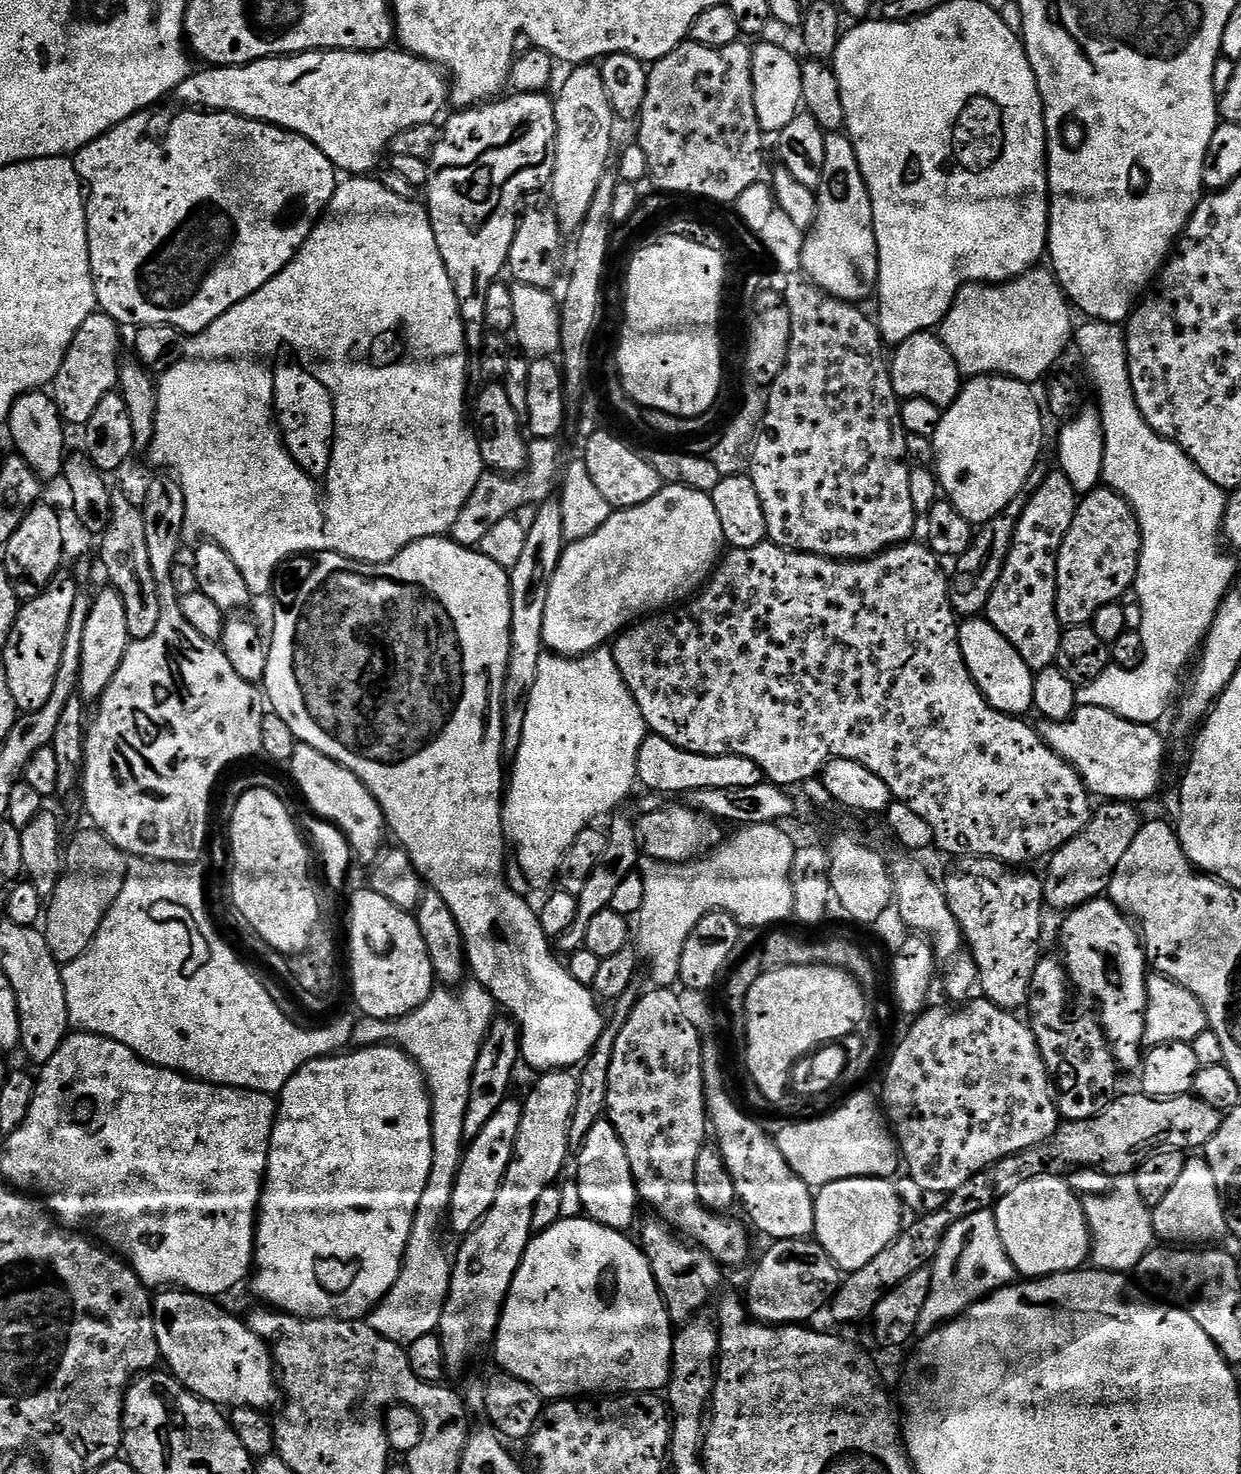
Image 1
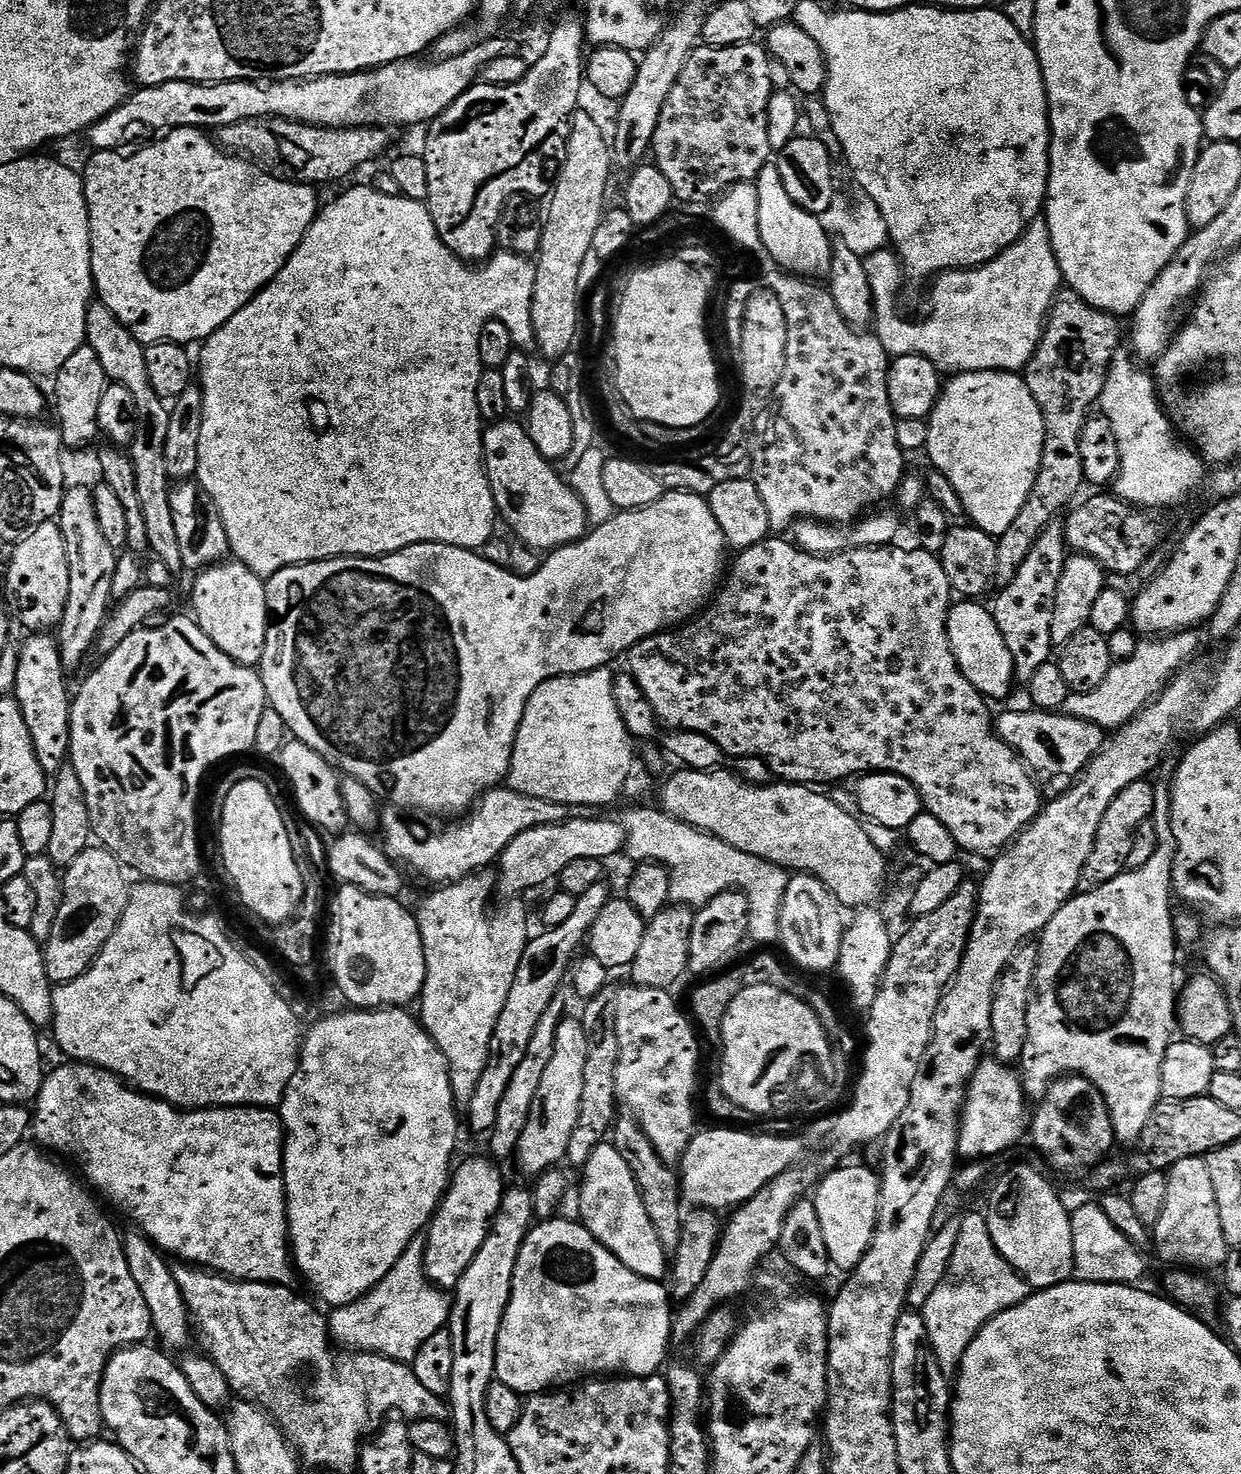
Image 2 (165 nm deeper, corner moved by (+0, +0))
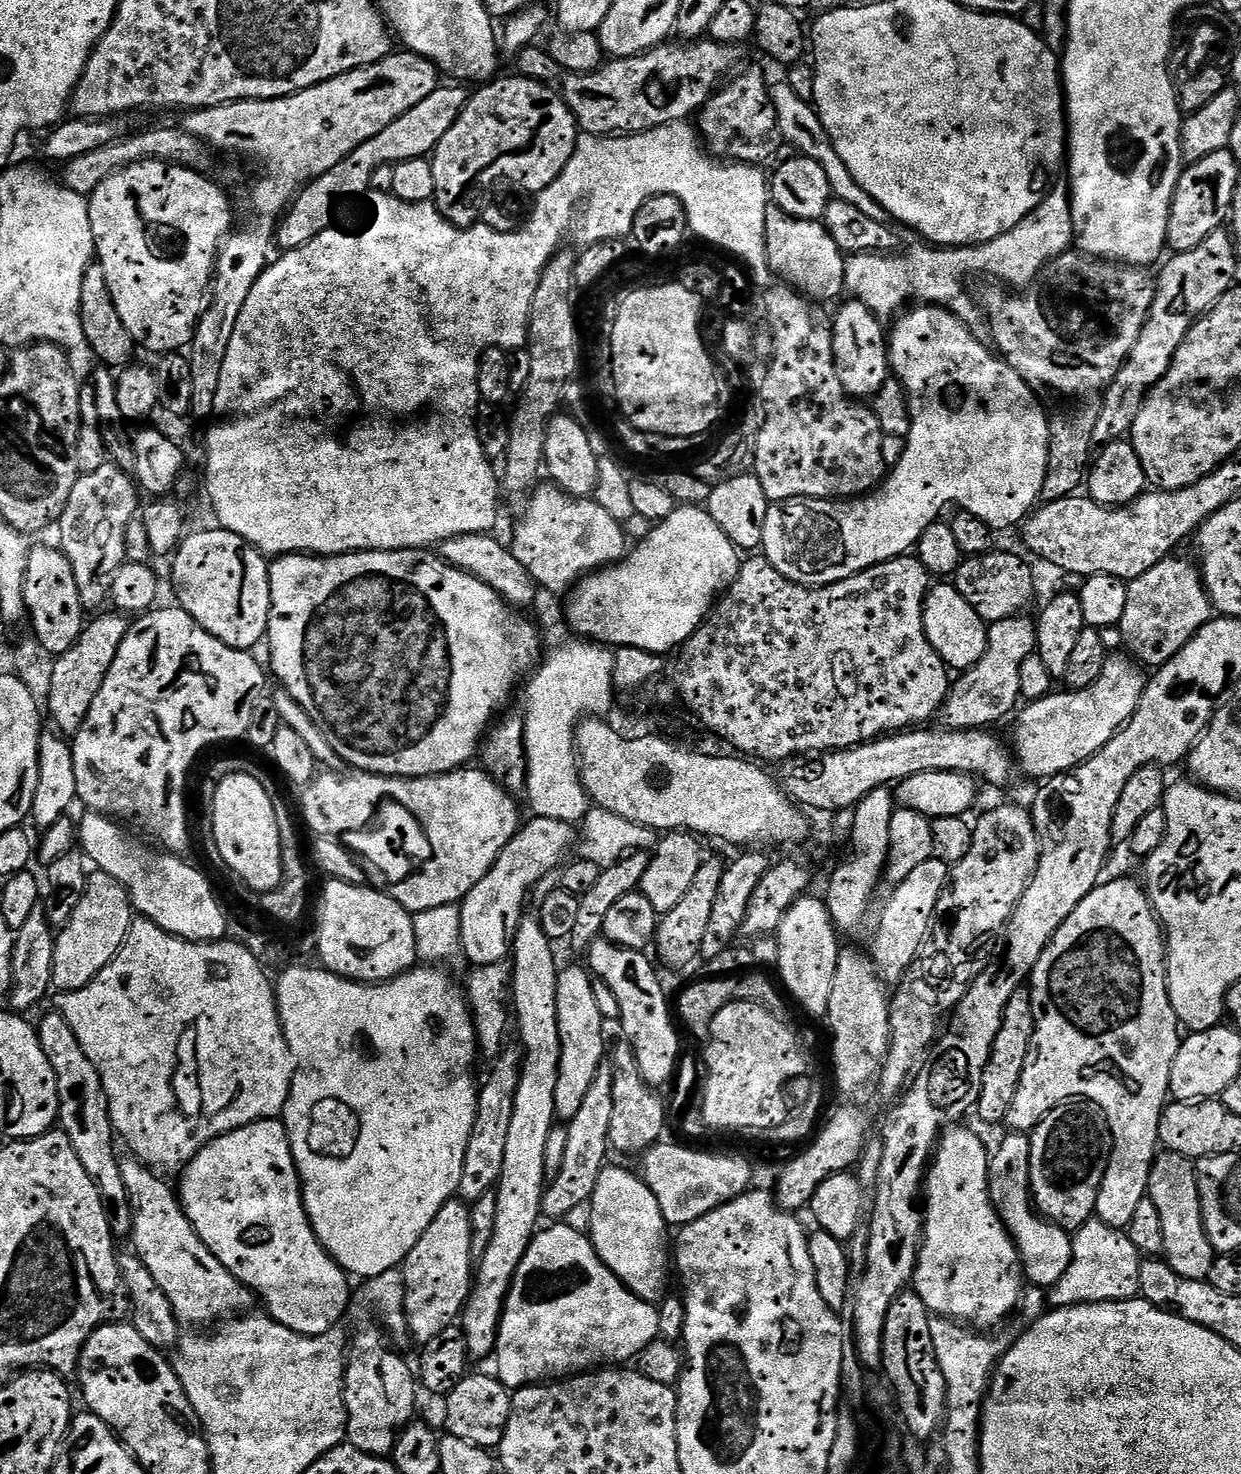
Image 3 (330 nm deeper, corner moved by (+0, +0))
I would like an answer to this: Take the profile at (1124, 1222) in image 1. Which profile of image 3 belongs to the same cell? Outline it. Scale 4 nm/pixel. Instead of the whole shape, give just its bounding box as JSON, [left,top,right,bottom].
[1046,1219,1140,1308]

